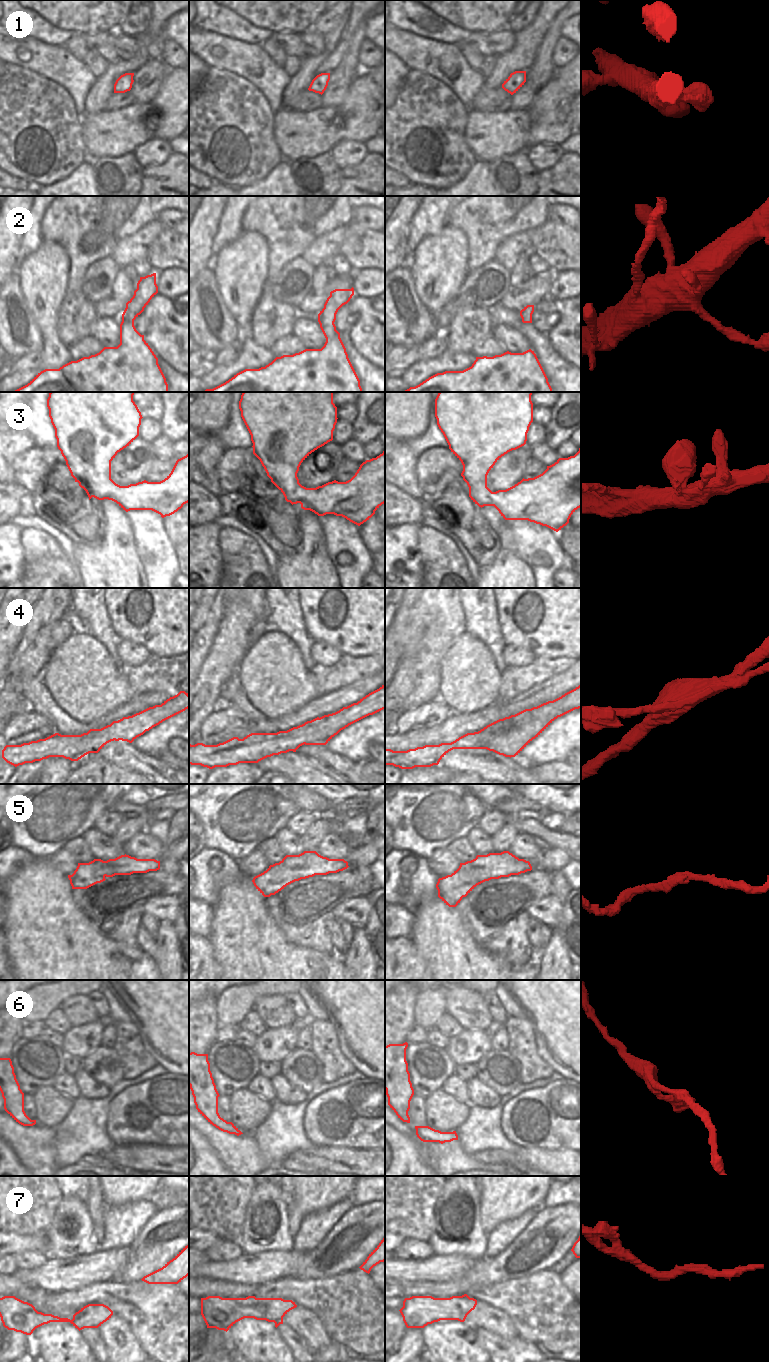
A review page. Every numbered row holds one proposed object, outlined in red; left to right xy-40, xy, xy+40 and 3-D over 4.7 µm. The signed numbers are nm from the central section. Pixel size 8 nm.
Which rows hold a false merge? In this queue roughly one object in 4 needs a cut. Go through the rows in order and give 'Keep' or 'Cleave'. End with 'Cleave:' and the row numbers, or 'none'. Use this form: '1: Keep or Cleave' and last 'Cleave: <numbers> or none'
1: Keep
2: Keep
3: Keep
4: Cleave
5: Cleave
6: Keep
7: Keep
Cleave: 4, 5.

